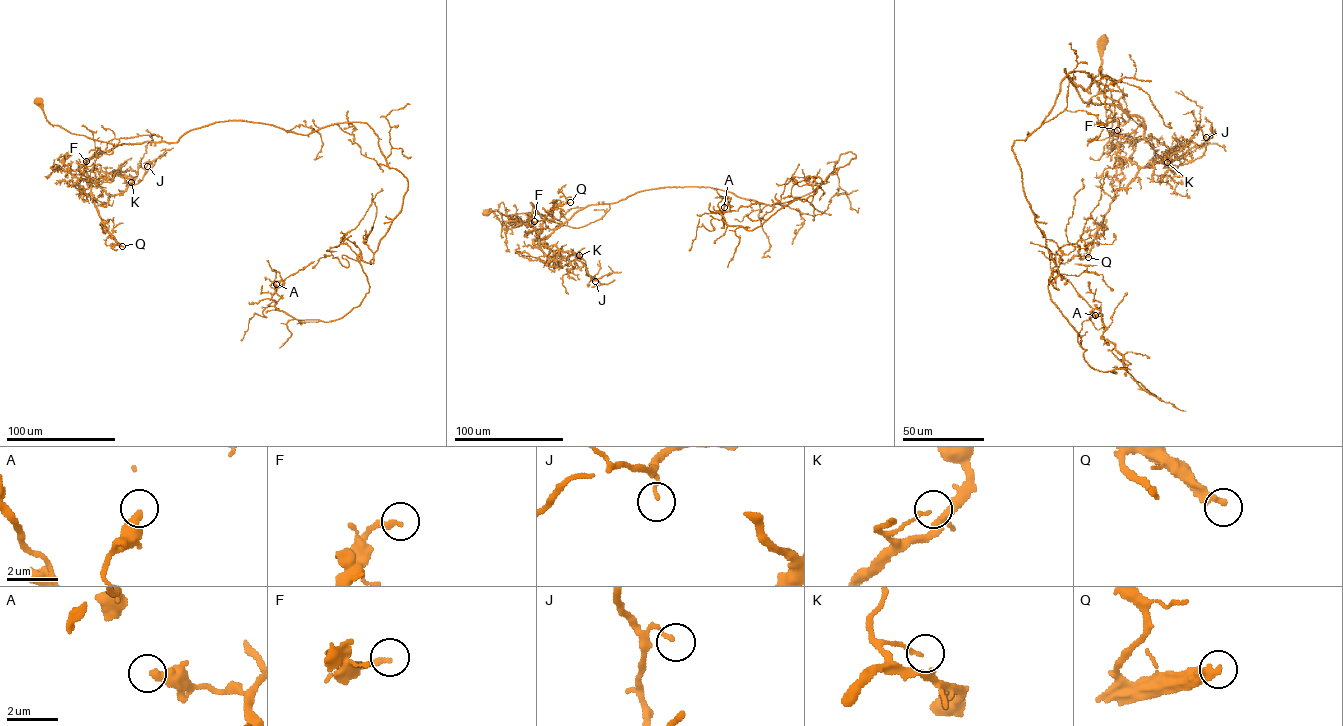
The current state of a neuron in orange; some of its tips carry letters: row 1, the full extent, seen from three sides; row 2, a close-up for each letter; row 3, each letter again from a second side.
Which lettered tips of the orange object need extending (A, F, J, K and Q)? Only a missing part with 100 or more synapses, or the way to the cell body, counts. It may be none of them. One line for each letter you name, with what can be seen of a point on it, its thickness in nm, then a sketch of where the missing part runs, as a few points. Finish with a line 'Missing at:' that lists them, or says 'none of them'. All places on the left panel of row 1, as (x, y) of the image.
Q: place (122, 246); calibre 320 nm; course (122, 246), (137, 255), (172, 286), (183, 300), (185, 318)
Missing at: Q

